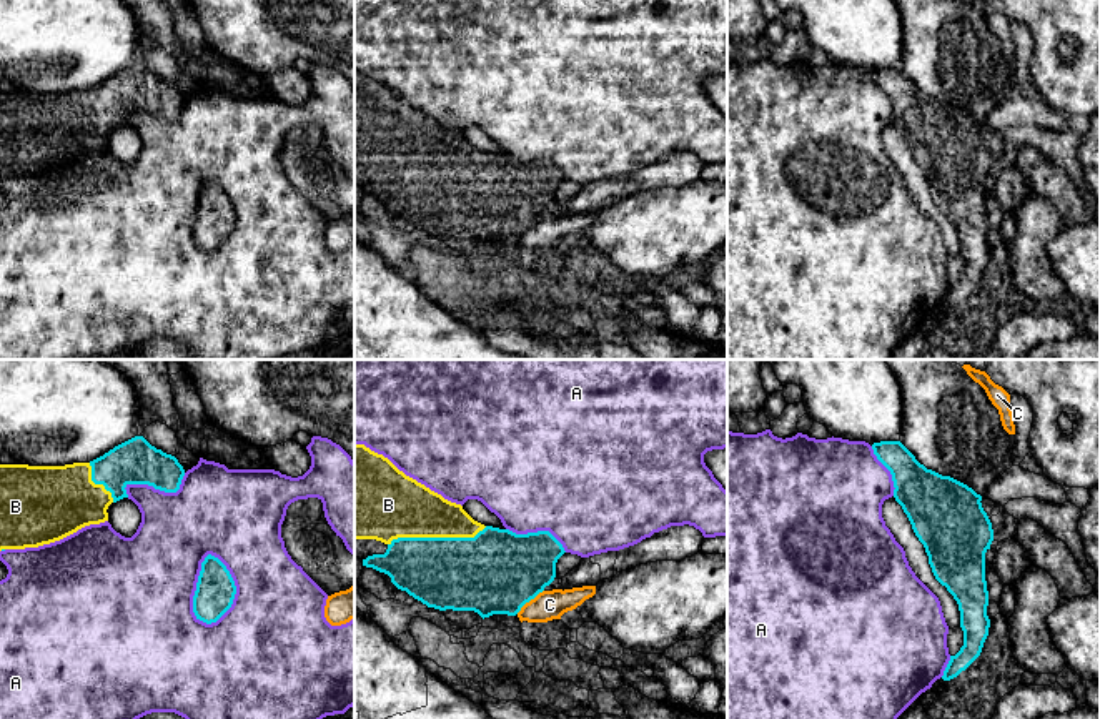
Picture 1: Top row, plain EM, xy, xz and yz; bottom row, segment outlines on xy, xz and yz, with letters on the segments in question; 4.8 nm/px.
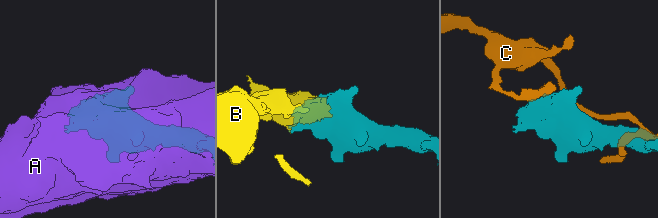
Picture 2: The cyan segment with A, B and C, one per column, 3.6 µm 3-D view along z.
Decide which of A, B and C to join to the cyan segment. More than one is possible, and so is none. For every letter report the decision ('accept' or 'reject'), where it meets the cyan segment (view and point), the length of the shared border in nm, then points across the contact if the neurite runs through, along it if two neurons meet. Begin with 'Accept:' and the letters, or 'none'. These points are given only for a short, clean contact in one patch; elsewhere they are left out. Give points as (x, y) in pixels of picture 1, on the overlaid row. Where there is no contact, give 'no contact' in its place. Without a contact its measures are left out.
Accept: B
A: reject; contact xy (197, 590); length 360 nm
B: accept; contact xz (436, 538); length 480 nm
C: reject; contact xz (530, 599); length 180 nm

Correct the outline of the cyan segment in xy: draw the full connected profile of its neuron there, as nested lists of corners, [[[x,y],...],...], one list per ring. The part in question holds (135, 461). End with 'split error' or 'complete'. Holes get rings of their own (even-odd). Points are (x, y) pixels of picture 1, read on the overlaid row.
[[[135,436],[90,463],[65,466],[0,464],[0,551],[38,548],[78,529],[108,521],[108,506],[128,498],[128,484],[148,484],[176,493],[185,476],[171,454]]] | split error

